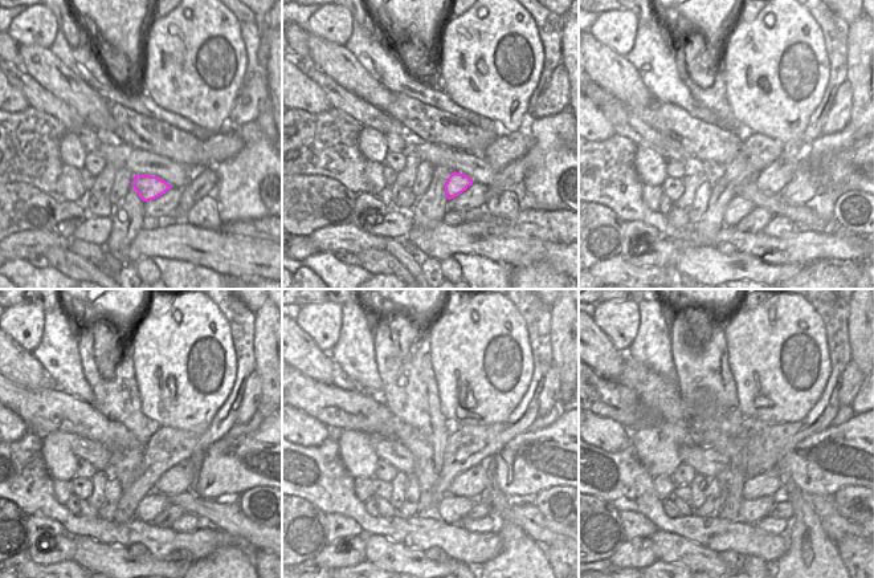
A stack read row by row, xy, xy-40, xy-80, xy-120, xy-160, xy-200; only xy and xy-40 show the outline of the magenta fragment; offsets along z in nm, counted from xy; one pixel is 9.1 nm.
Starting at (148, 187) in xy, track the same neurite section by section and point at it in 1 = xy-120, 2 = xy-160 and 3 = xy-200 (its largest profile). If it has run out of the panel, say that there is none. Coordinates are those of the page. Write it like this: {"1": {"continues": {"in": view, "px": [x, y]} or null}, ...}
{"1": {"continues": {"in": "xy-120", "px": [154, 503]}}, "2": {"continues": {"in": "xy-160", "px": [450, 509]}}, "3": {"continues": {"in": "xy-200", "px": [750, 511]}}}

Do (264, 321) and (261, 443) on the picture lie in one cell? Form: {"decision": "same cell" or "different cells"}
{"decision": "different cells"}

